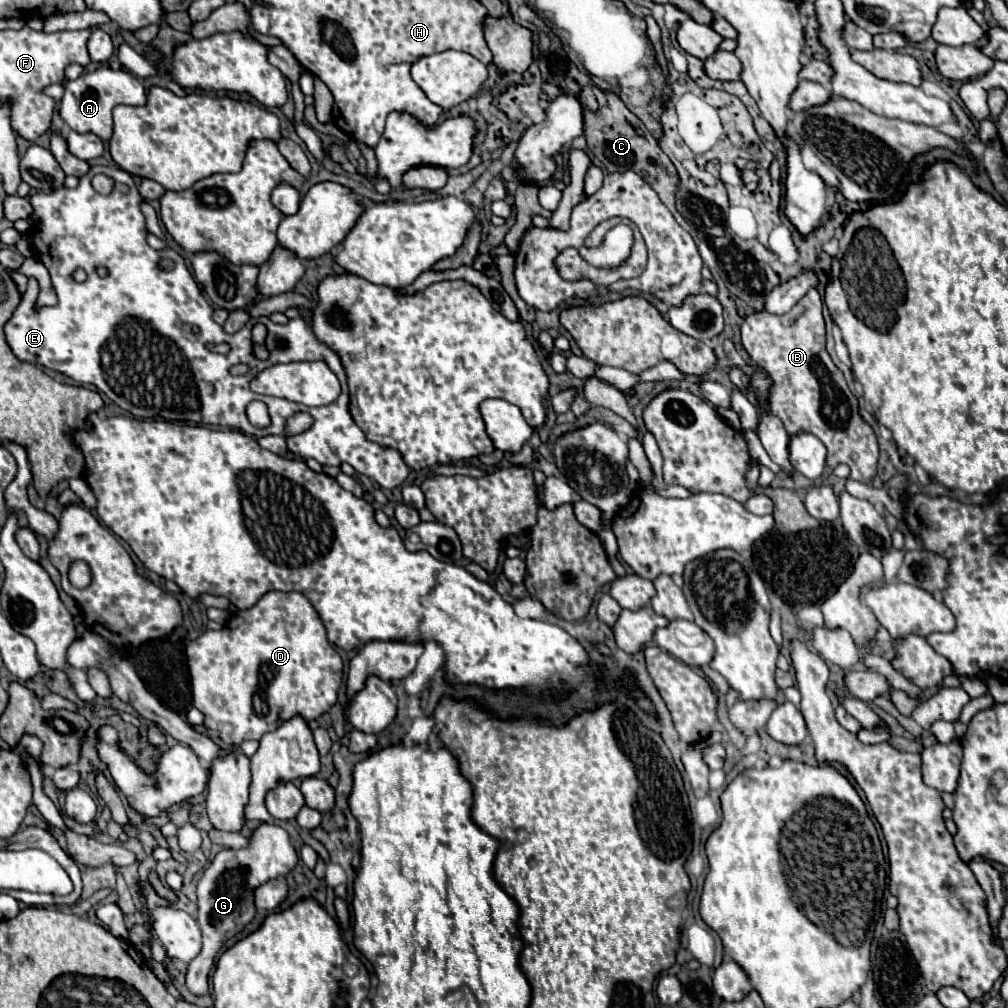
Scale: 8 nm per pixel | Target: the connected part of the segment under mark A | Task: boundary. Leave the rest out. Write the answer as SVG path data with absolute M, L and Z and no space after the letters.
M101 67L97 71L85 73L75 81L65 85L65 95L59 101L61 119L77 133L95 133L101 141L109 141L113 135L113 109L117 105L135 105L143 107L147 103L145 87L129 73L129 71L113 71L109 67Z

